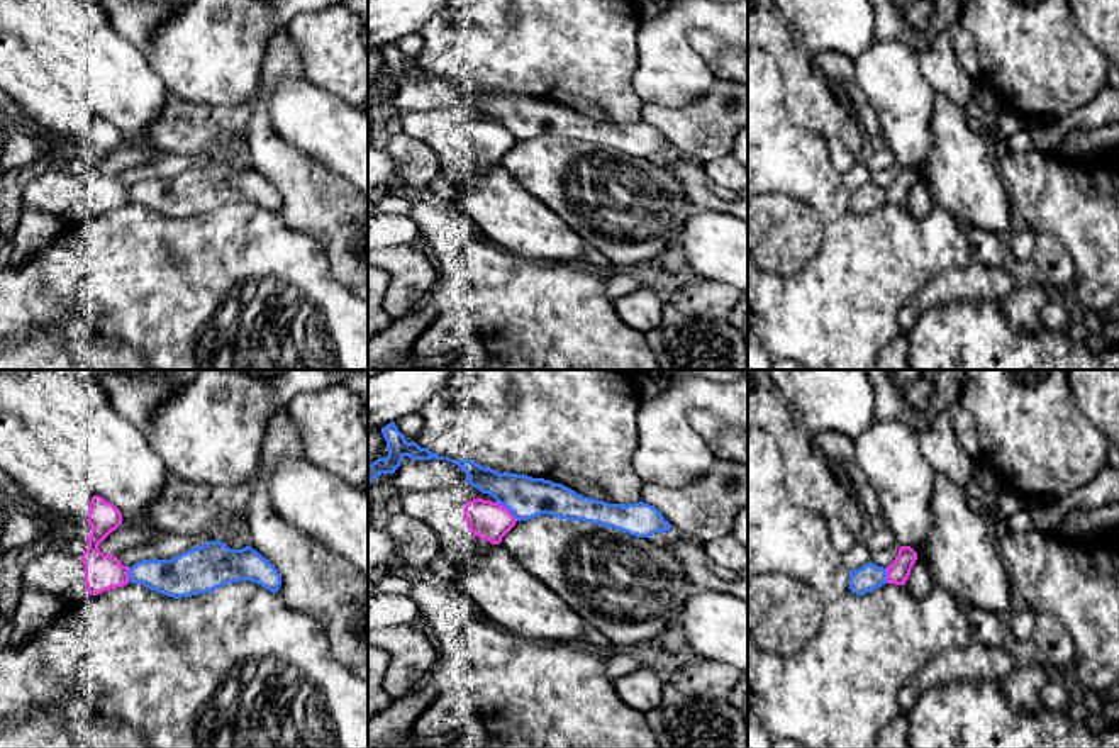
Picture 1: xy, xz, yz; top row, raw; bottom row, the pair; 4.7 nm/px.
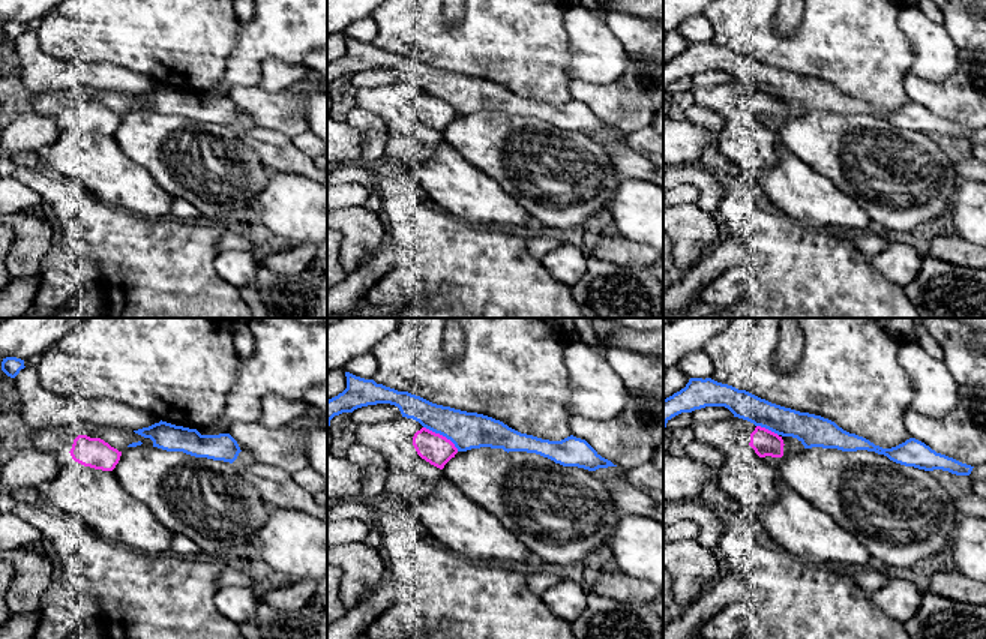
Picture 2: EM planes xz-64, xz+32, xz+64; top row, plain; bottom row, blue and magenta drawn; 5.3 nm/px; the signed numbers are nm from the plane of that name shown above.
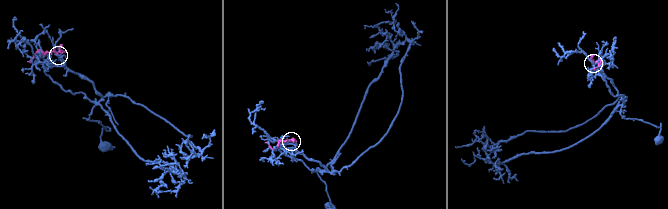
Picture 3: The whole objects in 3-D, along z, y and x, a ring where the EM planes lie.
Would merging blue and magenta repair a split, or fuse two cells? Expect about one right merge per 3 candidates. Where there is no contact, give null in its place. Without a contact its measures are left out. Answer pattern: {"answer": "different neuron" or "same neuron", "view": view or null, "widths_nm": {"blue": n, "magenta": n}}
{"answer": "different neuron", "view": "xz", "widths_nm": {"blue": 200, "magenta": 190}}

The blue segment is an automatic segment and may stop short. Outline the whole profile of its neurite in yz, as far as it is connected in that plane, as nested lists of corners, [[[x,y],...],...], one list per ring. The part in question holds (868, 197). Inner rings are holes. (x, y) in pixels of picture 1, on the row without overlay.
[[[875,183],[849,192],[849,209],[856,215],[865,215],[887,204],[887,188]]]

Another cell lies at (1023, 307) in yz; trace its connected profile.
[[[1022,285],[1016,287],[1010,295],[1002,302],[1007,322],[1029,334],[1043,331],[1043,307],[1060,295],[1055,290]]]

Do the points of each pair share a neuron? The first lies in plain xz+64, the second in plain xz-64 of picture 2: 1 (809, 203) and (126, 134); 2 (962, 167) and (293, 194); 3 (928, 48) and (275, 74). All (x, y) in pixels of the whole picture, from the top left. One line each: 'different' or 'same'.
1: different
2: different
3: different

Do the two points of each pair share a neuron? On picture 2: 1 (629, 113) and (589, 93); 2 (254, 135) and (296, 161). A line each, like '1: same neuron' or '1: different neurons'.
1: same neuron
2: same neuron

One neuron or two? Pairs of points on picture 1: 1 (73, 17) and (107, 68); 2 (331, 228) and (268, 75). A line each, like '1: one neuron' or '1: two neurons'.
1: one neuron
2: one neuron

